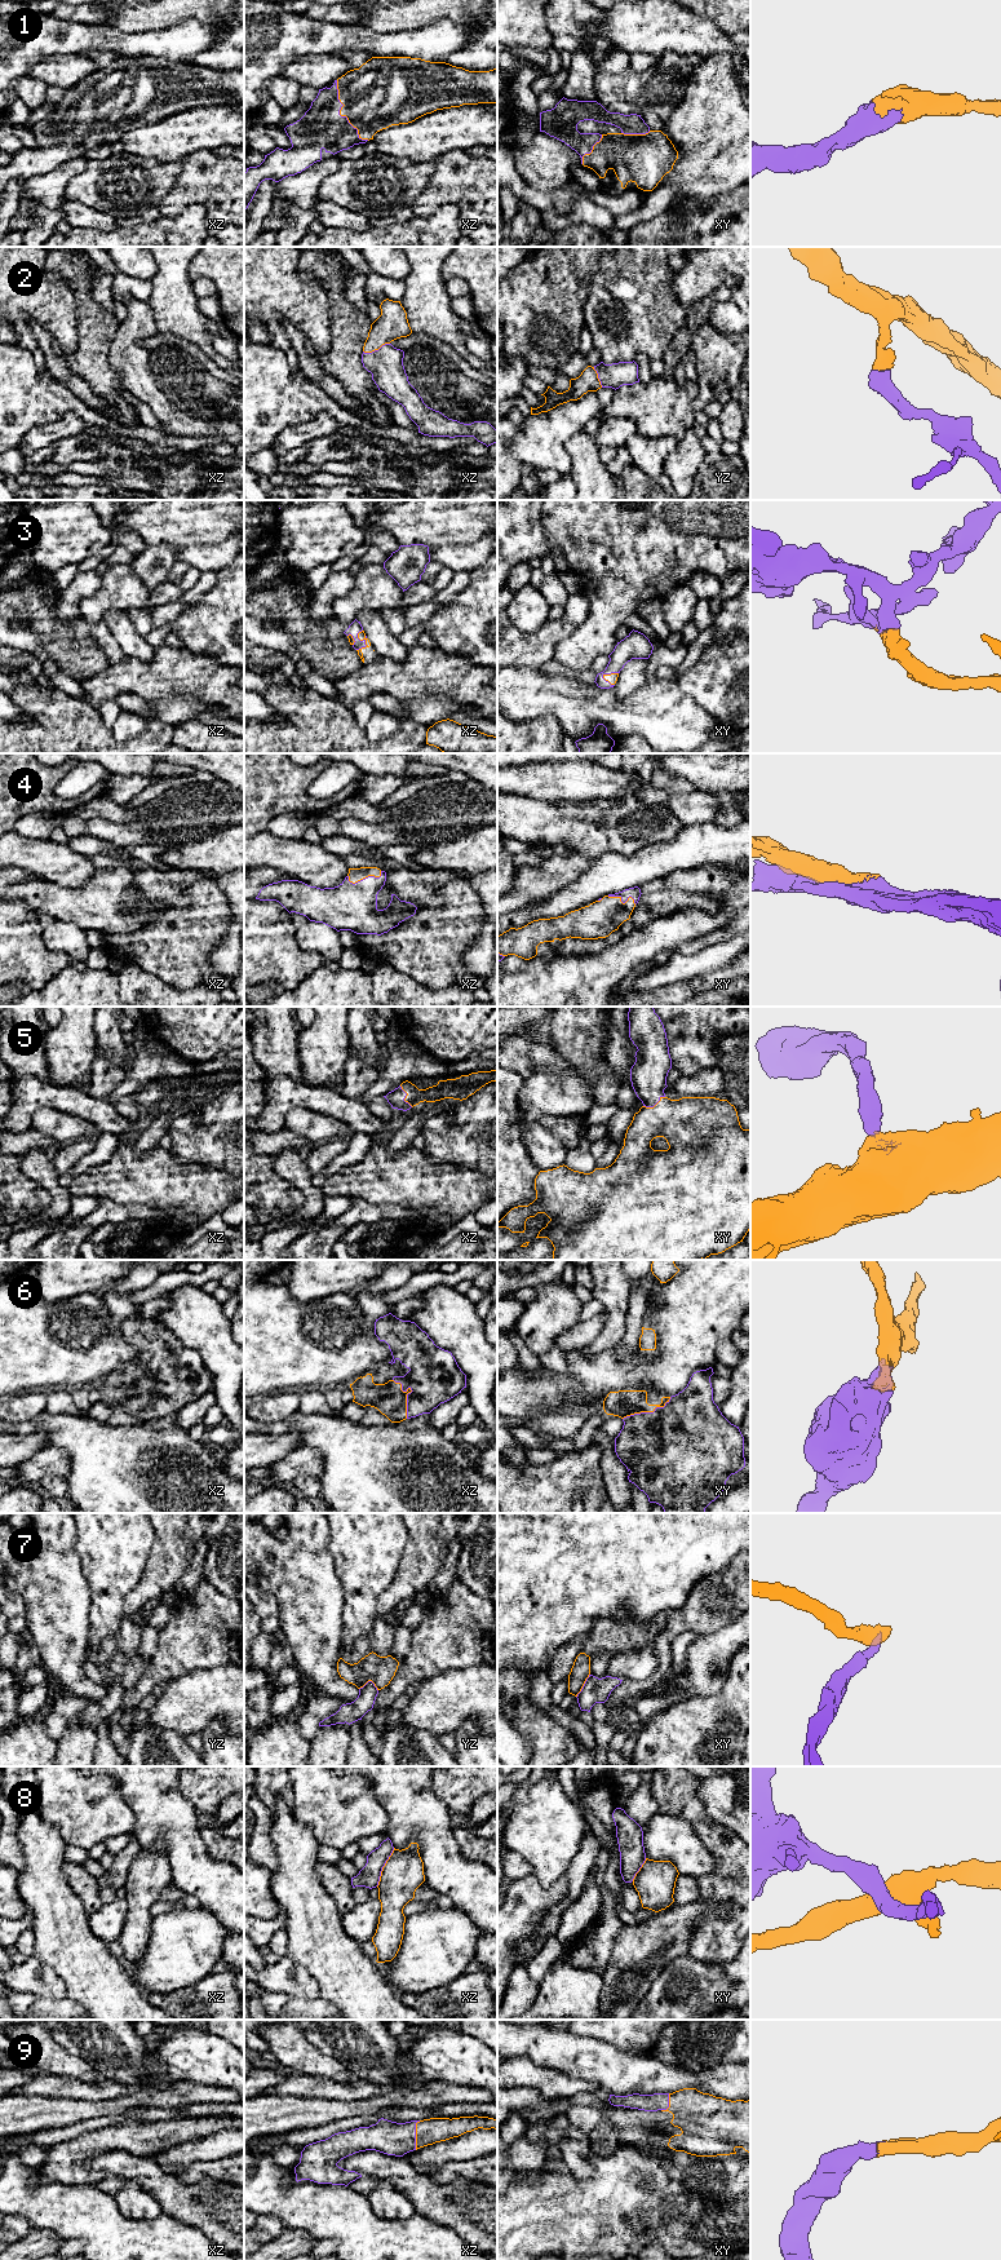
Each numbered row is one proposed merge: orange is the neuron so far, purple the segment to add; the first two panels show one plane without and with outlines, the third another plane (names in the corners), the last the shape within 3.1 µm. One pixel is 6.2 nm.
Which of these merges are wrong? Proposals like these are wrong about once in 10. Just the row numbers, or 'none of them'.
7, 8

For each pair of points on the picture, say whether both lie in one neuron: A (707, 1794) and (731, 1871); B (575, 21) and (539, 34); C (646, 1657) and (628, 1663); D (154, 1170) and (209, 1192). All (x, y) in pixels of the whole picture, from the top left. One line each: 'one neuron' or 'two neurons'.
A: two neurons
B: two neurons
C: one neuron
D: one neuron

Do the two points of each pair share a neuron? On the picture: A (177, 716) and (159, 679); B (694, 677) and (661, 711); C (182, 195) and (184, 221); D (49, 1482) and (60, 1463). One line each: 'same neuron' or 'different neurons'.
A: different neurons
B: different neurons
C: different neurons
D: different neurons

